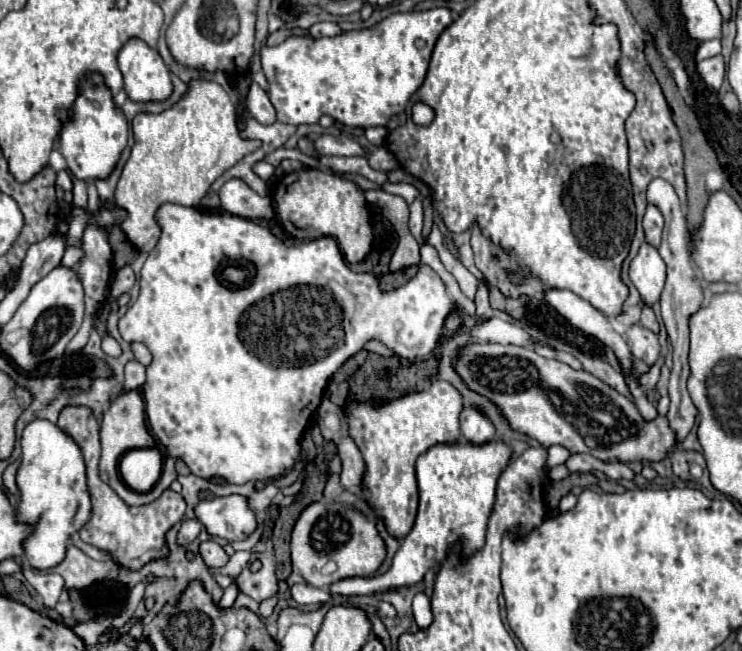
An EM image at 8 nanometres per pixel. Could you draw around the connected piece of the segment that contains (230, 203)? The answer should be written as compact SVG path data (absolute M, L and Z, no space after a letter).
M230 179L220 189L222 207L238 217L246 219L272 219L276 207L270 197L260 197L242 179Z

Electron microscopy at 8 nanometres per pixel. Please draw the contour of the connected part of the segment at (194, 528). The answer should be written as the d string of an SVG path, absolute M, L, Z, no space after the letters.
M196 519L184 521L182 527L180 527L180 531L178 531L178 543L180 543L180 545L188 545L190 541L194 541L194 539L198 537L200 529L202 529L202 525L200 525Z

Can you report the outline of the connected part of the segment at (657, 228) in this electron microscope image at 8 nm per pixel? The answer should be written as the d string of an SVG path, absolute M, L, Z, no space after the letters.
M648 205L648 211L644 215L644 233L646 233L646 241L654 247L660 245L660 239L662 239L662 227L664 227L664 217L662 213L654 207L654 205Z

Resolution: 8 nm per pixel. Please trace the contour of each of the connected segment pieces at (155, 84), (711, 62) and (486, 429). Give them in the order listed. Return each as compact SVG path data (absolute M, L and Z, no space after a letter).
M130 39L118 53L118 65L130 101L166 101L172 95L166 63L144 41Z
M716 55L716 57L710 57L710 59L704 59L698 63L698 73L700 77L704 79L704 83L718 91L722 87L722 81L724 81L724 61L722 61L722 55Z
M466 407L460 413L460 429L464 439L474 445L484 445L496 439L494 425L488 421L488 417L472 407Z

